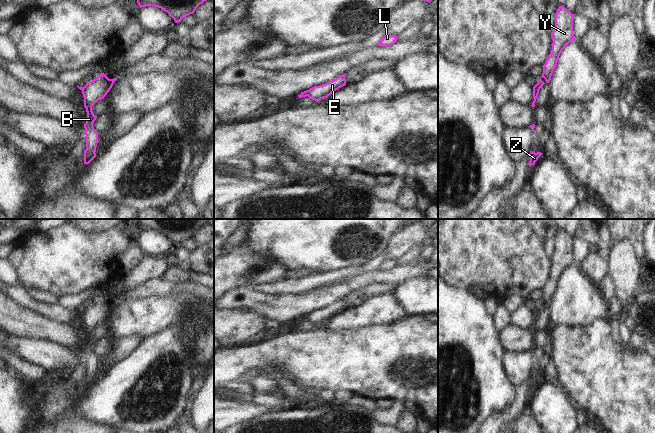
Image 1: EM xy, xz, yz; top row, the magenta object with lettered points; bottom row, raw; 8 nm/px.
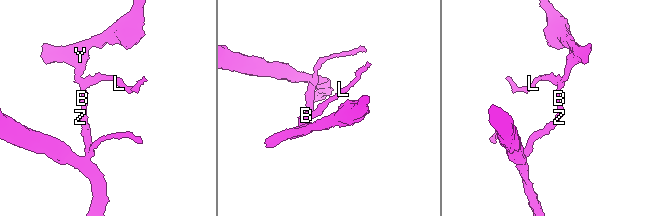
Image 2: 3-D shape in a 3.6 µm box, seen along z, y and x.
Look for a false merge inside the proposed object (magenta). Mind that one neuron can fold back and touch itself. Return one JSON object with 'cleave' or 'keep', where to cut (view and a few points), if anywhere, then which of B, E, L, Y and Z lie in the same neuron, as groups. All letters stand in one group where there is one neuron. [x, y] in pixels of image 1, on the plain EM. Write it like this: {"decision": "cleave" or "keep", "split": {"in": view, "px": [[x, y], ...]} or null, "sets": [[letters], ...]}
{"decision": "cleave", "split": {"in": "xz", "px": [[306, 315], [307, 319]]}, "sets": [["B", "E", "L", "Z"], ["Y"]]}

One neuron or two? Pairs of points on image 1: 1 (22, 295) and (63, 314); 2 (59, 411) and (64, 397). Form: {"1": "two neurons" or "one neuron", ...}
{"1": "one neuron", "2": "one neuron"}

